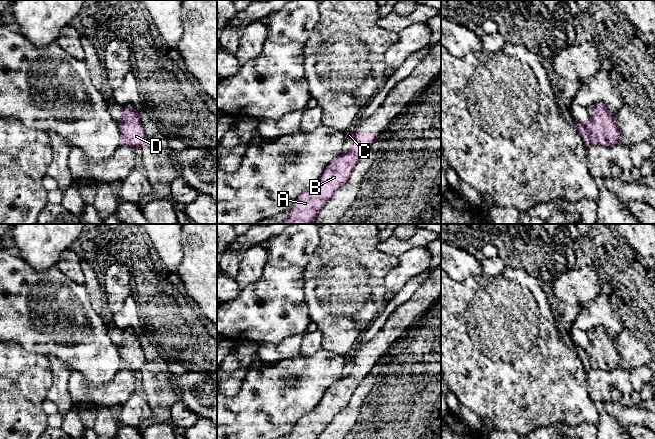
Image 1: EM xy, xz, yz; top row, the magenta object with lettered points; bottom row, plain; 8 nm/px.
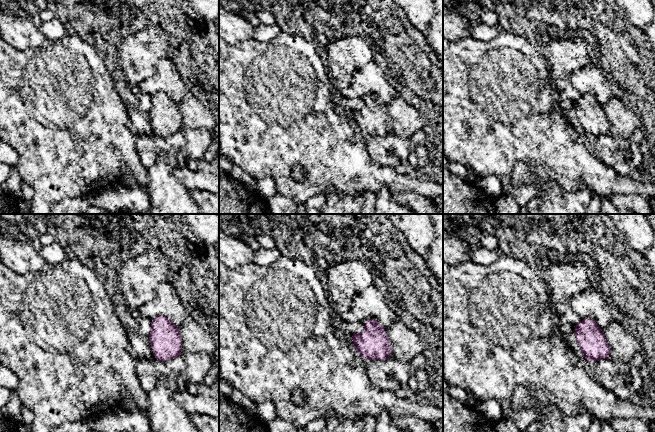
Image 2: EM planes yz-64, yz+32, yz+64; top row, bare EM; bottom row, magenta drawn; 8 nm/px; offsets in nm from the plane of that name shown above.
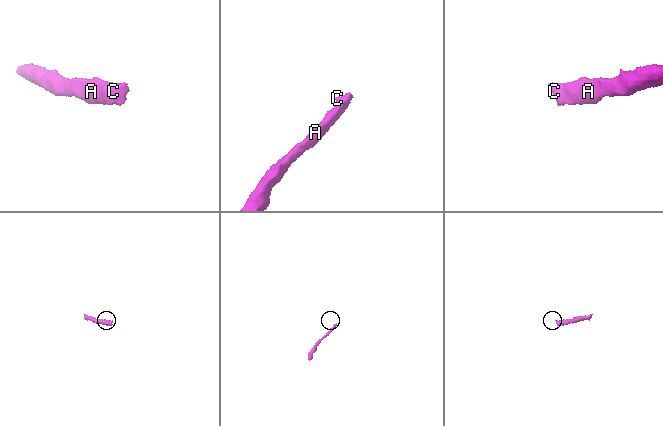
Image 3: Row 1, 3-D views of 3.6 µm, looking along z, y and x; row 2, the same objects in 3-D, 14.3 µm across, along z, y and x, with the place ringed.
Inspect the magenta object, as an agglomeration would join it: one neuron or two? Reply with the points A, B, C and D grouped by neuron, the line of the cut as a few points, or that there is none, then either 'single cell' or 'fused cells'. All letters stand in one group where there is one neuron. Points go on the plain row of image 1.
A B C D | no cut | single cell

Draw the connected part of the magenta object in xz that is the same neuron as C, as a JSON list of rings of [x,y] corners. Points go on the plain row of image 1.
[[[347,357],[346,364],[353,363],[351,373],[329,387],[319,404],[297,422],[288,439],[317,439],[333,418],[348,405],[358,385],[370,375],[379,360],[380,357]]]

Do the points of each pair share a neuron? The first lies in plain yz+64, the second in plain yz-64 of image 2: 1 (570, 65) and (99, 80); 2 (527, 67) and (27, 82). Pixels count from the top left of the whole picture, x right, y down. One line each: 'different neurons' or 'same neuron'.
1: different neurons
2: same neuron

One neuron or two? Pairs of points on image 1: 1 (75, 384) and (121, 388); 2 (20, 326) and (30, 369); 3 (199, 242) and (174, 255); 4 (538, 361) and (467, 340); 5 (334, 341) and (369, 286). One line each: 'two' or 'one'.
1: one
2: two
3: two
4: one
5: one

